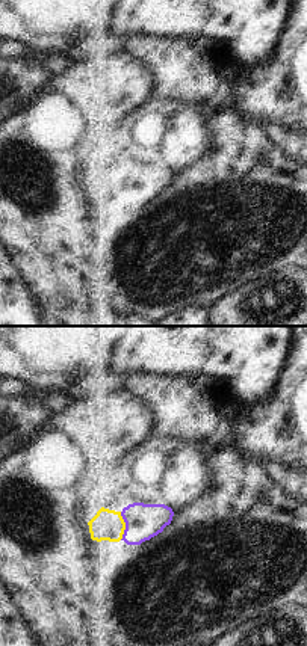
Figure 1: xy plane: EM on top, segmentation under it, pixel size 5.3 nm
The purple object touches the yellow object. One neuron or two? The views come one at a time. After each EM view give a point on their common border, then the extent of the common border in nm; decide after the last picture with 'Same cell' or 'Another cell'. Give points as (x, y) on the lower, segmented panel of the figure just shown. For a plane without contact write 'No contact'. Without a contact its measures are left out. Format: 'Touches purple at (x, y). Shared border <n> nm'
Touches purple at (126, 526). Shared border 150 nm.

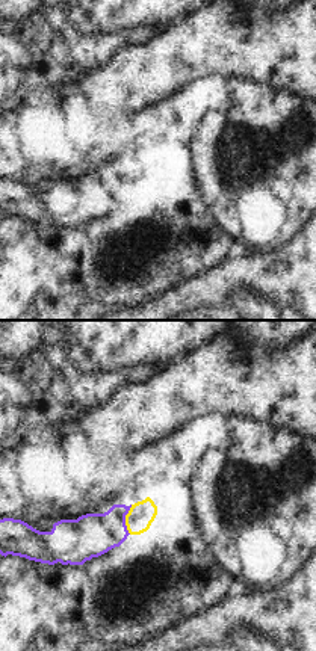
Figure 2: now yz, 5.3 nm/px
Touches purple at (124, 520). Shared border 160 nm.

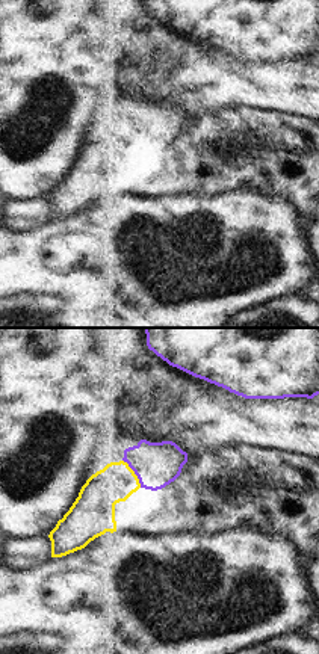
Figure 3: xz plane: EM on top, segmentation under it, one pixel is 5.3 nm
Touches purple at (135, 473). Shared border 180 nm.

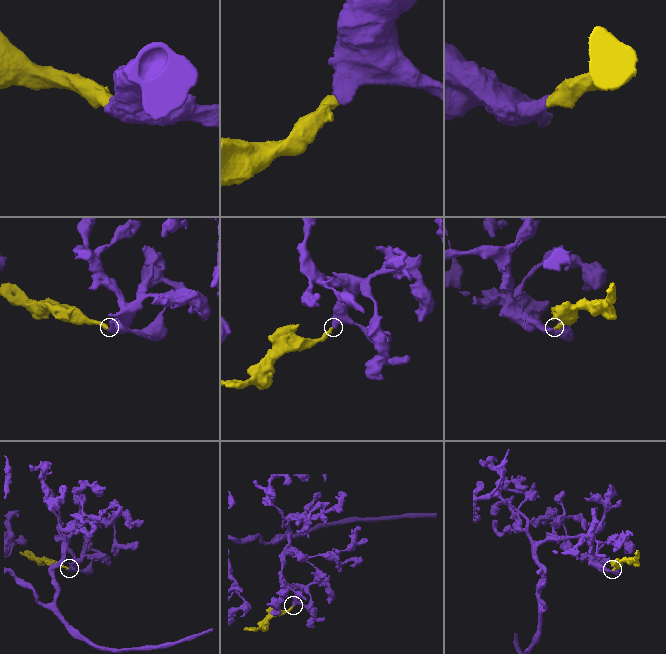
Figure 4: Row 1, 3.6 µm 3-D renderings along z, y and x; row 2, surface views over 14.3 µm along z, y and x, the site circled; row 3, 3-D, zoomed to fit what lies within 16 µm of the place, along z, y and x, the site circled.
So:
Same cell.

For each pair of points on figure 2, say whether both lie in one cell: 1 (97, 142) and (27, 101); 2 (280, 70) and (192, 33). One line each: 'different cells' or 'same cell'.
1: same cell
2: same cell

